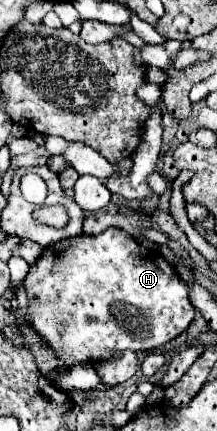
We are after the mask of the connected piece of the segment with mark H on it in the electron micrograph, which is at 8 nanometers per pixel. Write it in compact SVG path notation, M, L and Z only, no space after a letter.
M111 227L101 235L79 235L45 247L29 269L25 293L29 327L55 351L65 369L71 369L77 363L95 365L97 361L111 359L117 351L149 351L161 347L183 333L195 317L189 291L173 265L167 263L157 249L141 247L127 231L117 227Z

